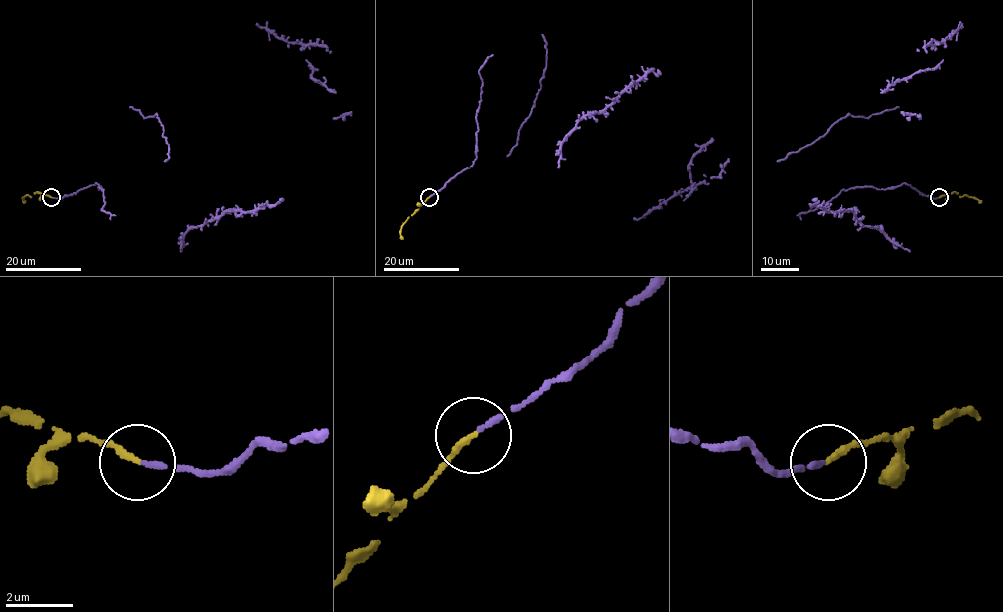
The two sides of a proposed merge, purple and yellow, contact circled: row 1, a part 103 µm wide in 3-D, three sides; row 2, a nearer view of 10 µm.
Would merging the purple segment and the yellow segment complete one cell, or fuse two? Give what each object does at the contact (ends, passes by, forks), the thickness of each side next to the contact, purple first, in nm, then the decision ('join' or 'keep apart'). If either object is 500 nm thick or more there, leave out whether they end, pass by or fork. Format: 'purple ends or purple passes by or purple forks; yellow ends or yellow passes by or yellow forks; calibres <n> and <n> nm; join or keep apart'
purple ends; yellow ends; calibres 150 and 180 nm; join

